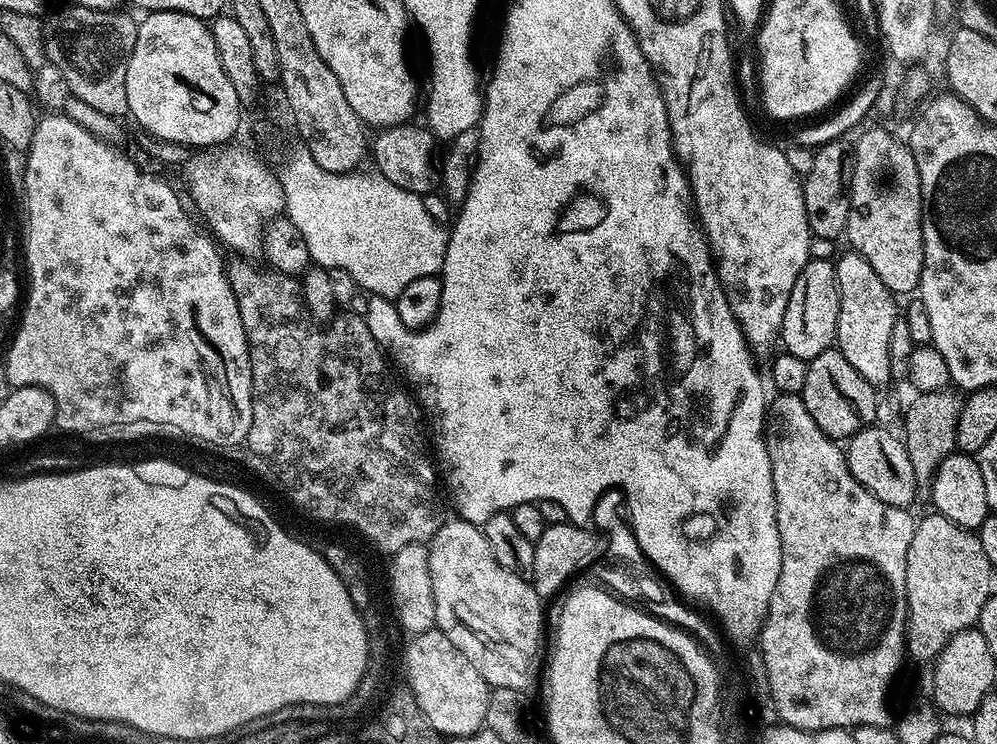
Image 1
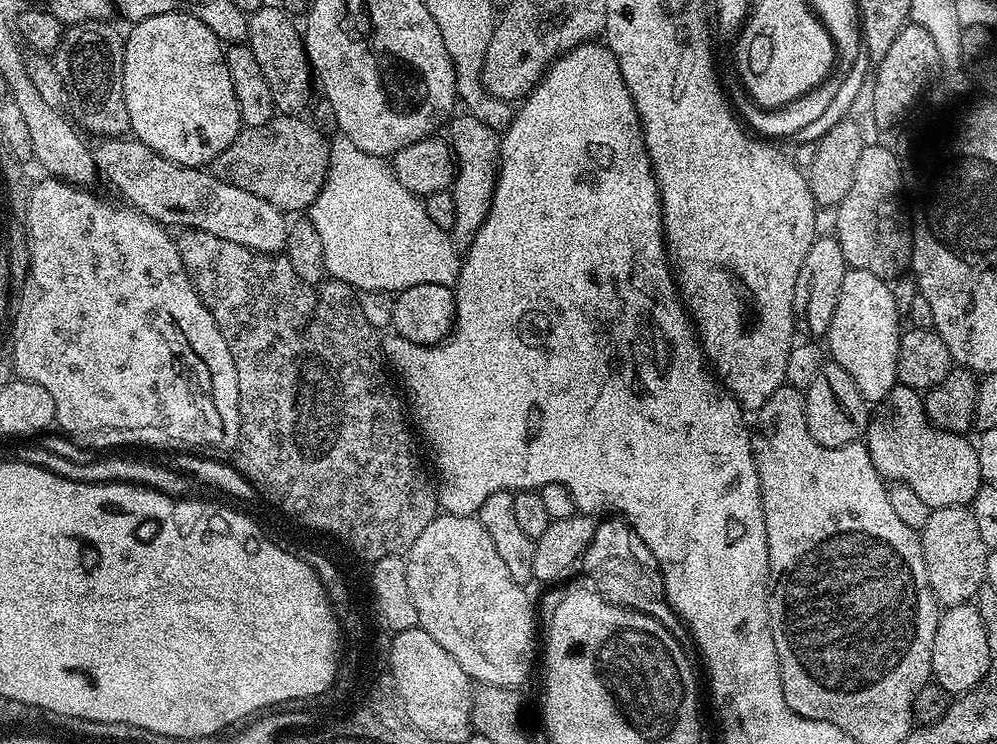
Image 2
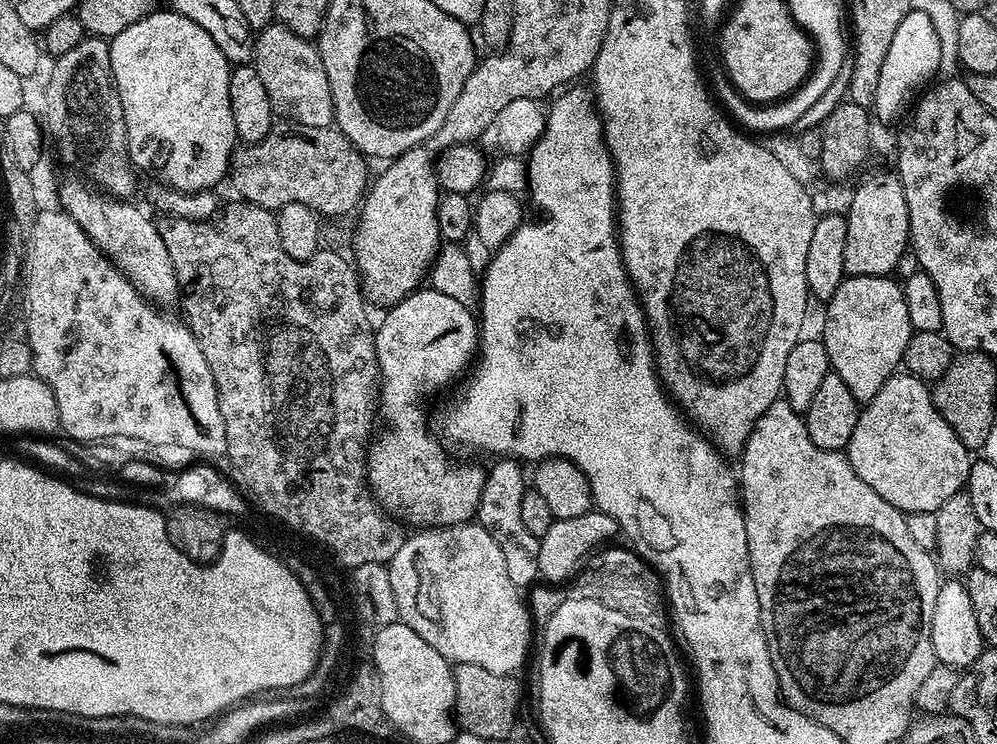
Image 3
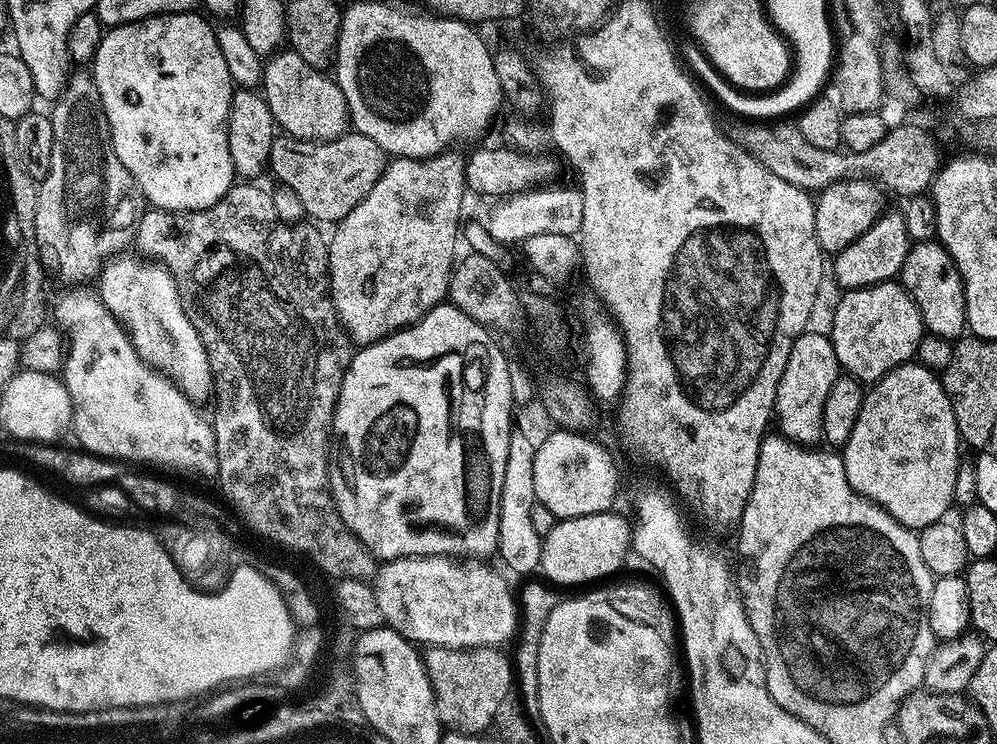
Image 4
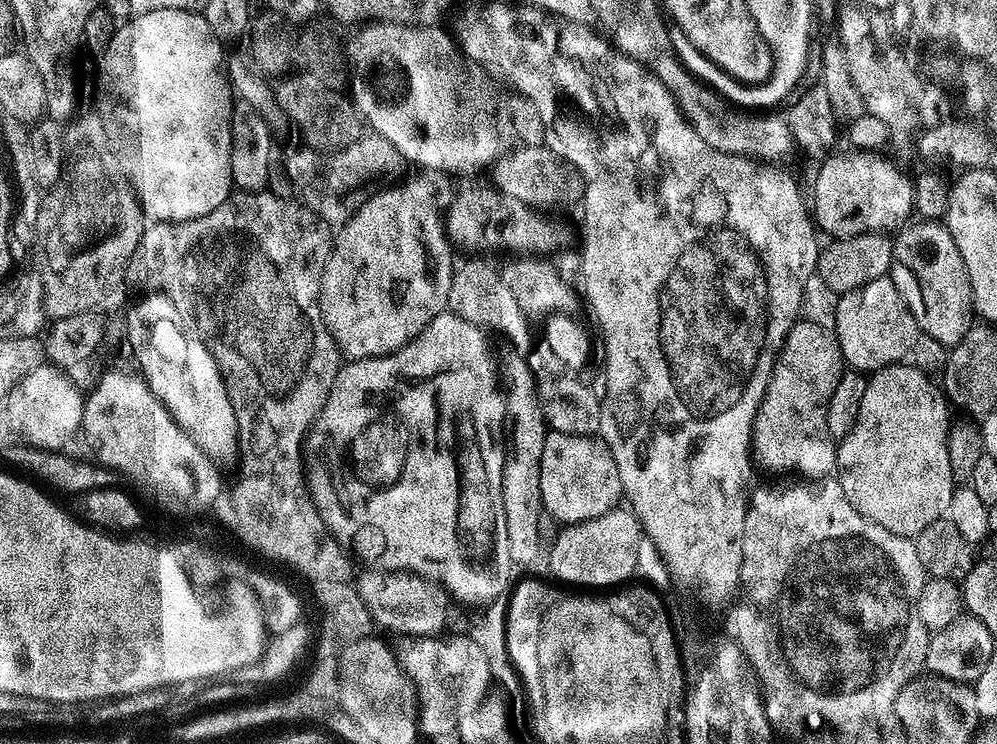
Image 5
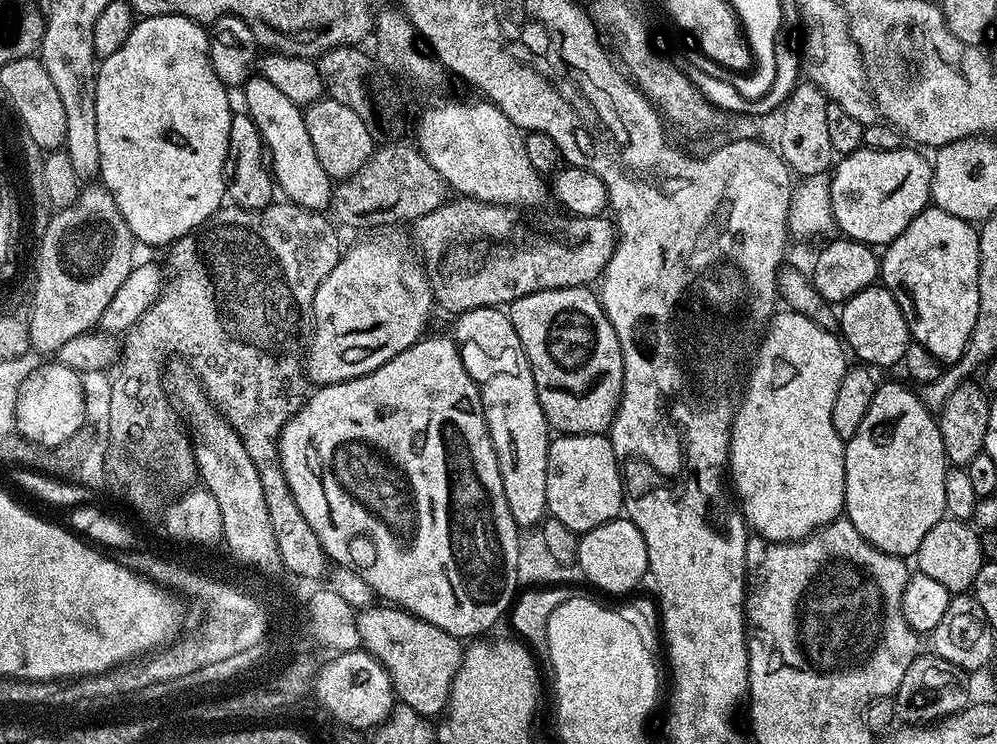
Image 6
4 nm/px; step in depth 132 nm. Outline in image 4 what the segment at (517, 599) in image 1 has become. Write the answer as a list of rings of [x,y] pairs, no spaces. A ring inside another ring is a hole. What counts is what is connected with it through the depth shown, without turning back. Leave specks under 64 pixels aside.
[[[403,556],[377,567],[374,587],[384,624],[420,646],[434,648],[496,648],[504,646],[518,632],[518,600],[508,584],[480,558],[443,556]]]

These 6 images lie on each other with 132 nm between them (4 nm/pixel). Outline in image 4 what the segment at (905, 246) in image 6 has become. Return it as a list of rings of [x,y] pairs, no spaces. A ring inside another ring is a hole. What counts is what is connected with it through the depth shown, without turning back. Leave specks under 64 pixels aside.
[[[924,238],[913,243],[906,254],[906,262],[898,280],[918,306],[925,329],[931,335],[956,338],[965,331],[964,284],[948,259],[948,252],[938,242]]]

